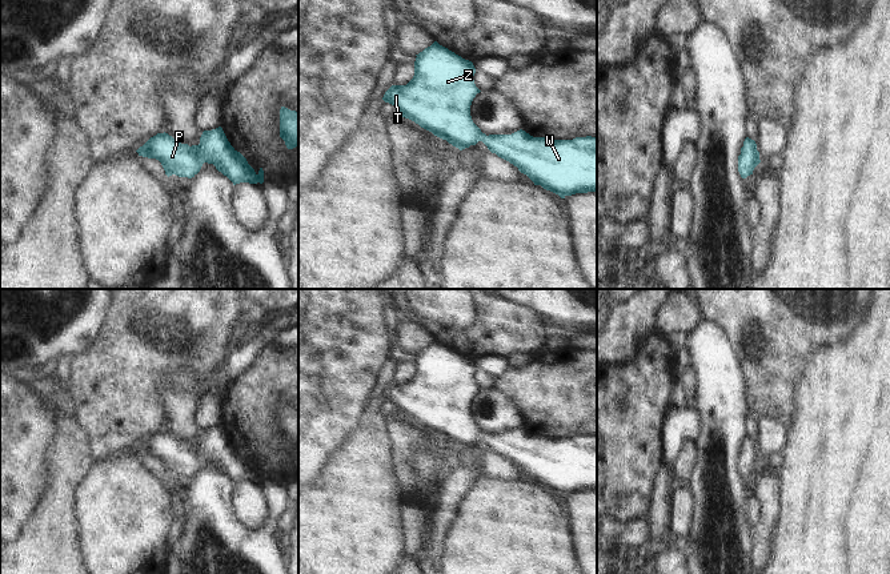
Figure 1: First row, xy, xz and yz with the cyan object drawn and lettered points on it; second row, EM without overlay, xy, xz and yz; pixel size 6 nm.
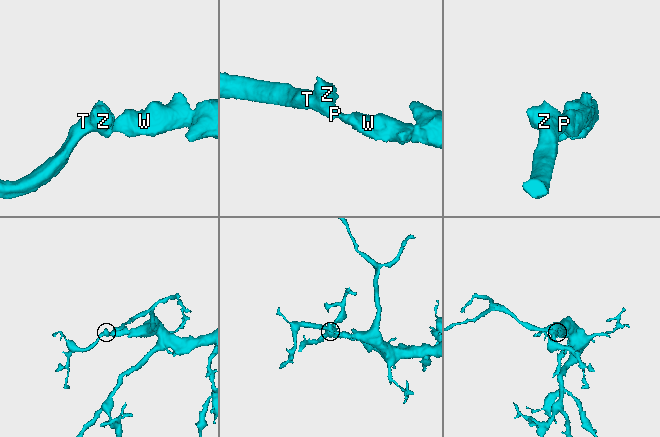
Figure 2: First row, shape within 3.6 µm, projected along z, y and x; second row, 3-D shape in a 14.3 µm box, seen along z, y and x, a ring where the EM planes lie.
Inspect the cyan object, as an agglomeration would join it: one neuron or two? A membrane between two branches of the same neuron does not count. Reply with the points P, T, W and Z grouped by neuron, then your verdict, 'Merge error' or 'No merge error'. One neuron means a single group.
Groups: P T W Z. No merge error

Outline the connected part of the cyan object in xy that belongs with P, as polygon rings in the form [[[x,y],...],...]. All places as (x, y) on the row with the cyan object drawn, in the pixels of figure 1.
[[[221,127],[204,131],[199,145],[181,144],[168,133],[157,133],[137,150],[139,156],[156,158],[169,177],[195,177],[204,162],[213,164],[233,185],[240,182],[262,184],[264,170],[256,173],[246,158],[228,141]]]

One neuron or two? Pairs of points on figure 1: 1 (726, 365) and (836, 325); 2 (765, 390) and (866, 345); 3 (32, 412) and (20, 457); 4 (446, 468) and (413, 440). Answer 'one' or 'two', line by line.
1: two
2: two
3: one
4: one

